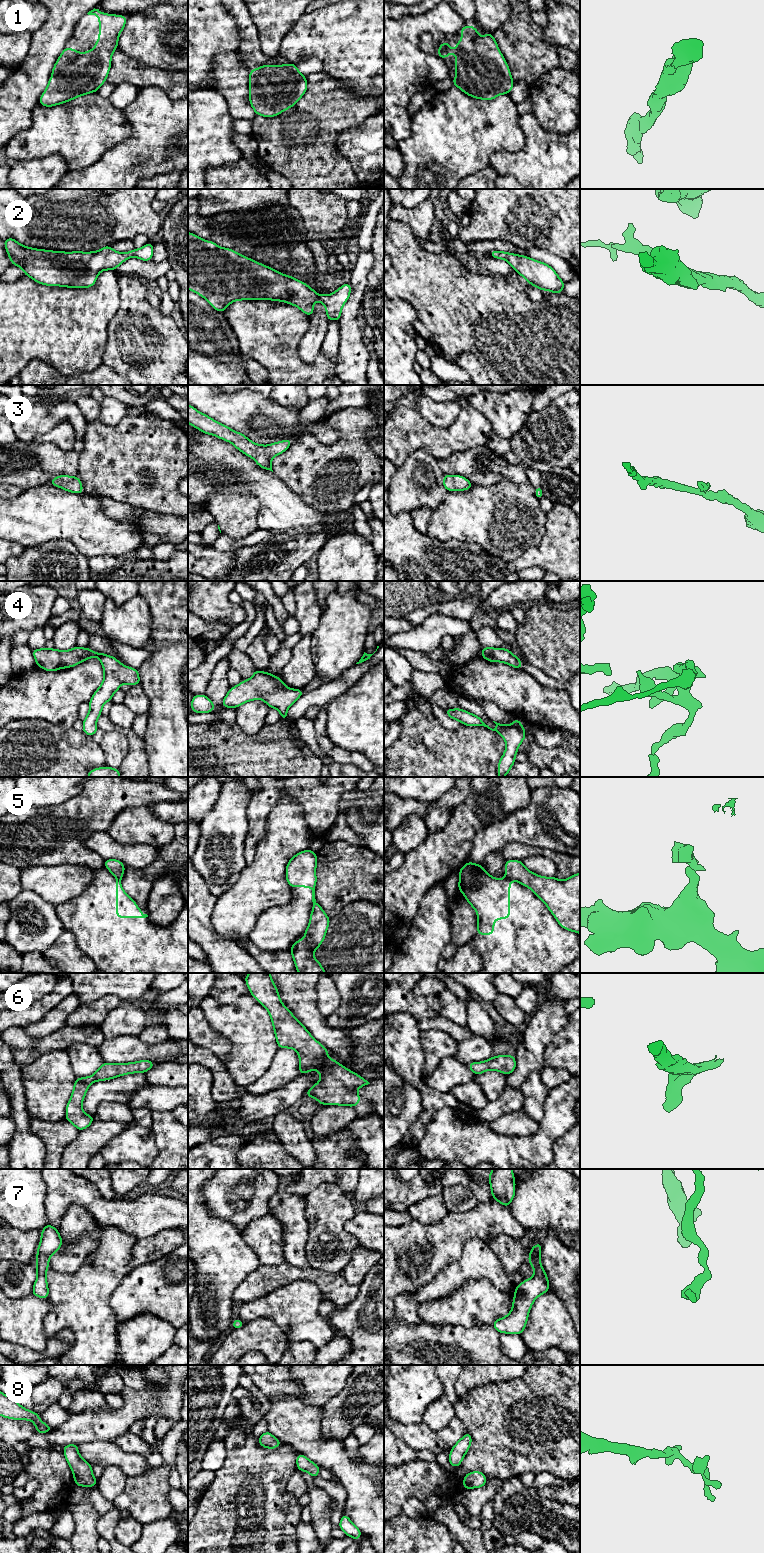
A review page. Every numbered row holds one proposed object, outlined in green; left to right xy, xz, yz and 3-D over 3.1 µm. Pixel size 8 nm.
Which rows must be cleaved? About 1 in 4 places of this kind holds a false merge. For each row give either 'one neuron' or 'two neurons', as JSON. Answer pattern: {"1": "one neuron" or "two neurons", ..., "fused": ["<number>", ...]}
{"1": "one neuron", "2": "one neuron", "3": "one neuron", "4": "one neuron", "5": "two neurons", "6": "one neuron", "7": "one neuron", "8": "one neuron", "fused": ["5"]}

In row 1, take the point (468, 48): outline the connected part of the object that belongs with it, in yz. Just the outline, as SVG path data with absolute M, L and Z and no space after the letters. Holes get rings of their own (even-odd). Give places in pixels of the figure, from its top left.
M464 25L459 32L462 39L453 52L456 56L453 85L479 100L493 100L500 94L509 94L515 83L494 36L484 32L482 50L480 35L474 26Z

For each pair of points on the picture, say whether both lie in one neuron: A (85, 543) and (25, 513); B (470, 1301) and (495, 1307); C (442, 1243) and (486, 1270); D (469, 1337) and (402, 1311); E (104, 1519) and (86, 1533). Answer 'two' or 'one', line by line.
A: one
B: one
C: two
D: two
E: two

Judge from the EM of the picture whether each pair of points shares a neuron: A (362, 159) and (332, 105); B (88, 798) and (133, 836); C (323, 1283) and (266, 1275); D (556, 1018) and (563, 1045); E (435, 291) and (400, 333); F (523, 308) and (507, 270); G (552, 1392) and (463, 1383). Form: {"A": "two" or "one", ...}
{"A": "two", "B": "two", "C": "one", "D": "two", "E": "two", "F": "two", "G": "two"}

